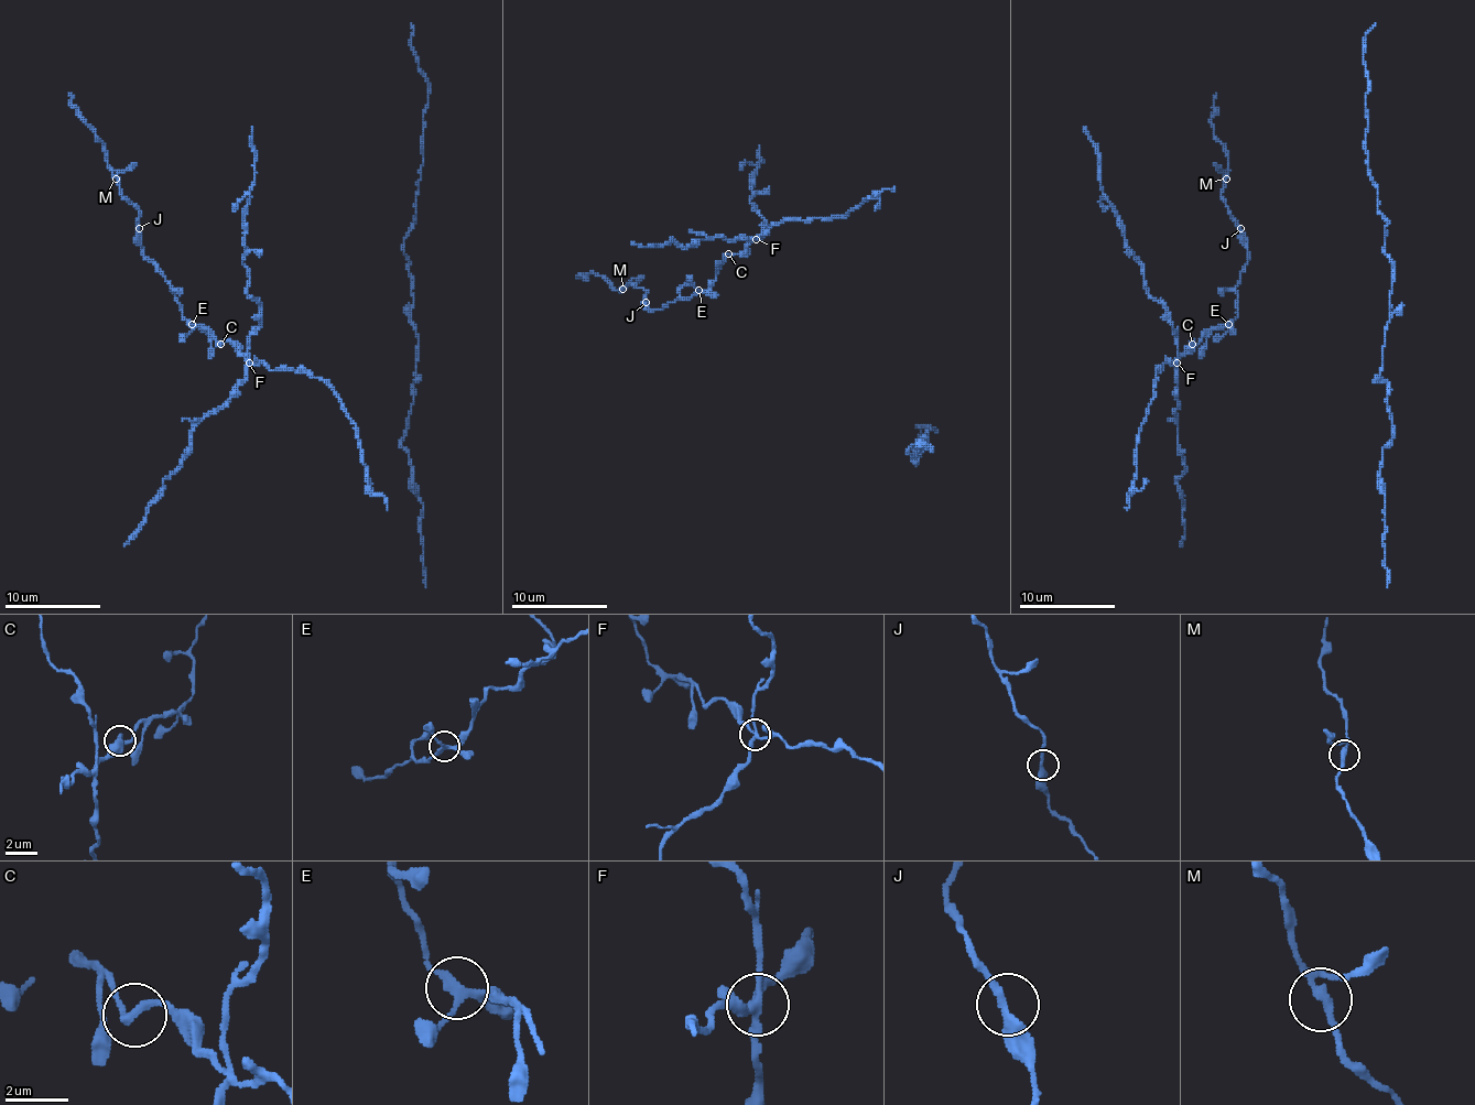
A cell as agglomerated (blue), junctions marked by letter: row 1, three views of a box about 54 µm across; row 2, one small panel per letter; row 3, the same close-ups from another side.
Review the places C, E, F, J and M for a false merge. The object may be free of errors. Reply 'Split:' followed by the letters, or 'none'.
Split: F

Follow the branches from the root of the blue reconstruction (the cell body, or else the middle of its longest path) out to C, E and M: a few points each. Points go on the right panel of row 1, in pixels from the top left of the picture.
C: (1156, 394), (1153, 382), (1158, 368), (1161, 370), (1166, 363), (1172, 363), (1192, 344)
E: (1156, 394), (1158, 368), (1172, 363), (1192, 342), (1196, 344), (1228, 324)
M: (1156, 394), (1158, 368), (1238, 315), (1235, 285), (1247, 264), (1247, 247), (1221, 194), (1226, 177)

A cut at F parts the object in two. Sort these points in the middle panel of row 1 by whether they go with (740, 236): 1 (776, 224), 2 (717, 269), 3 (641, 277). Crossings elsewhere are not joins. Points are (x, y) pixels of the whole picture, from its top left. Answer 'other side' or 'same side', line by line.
1: other side
2: other side
3: other side

